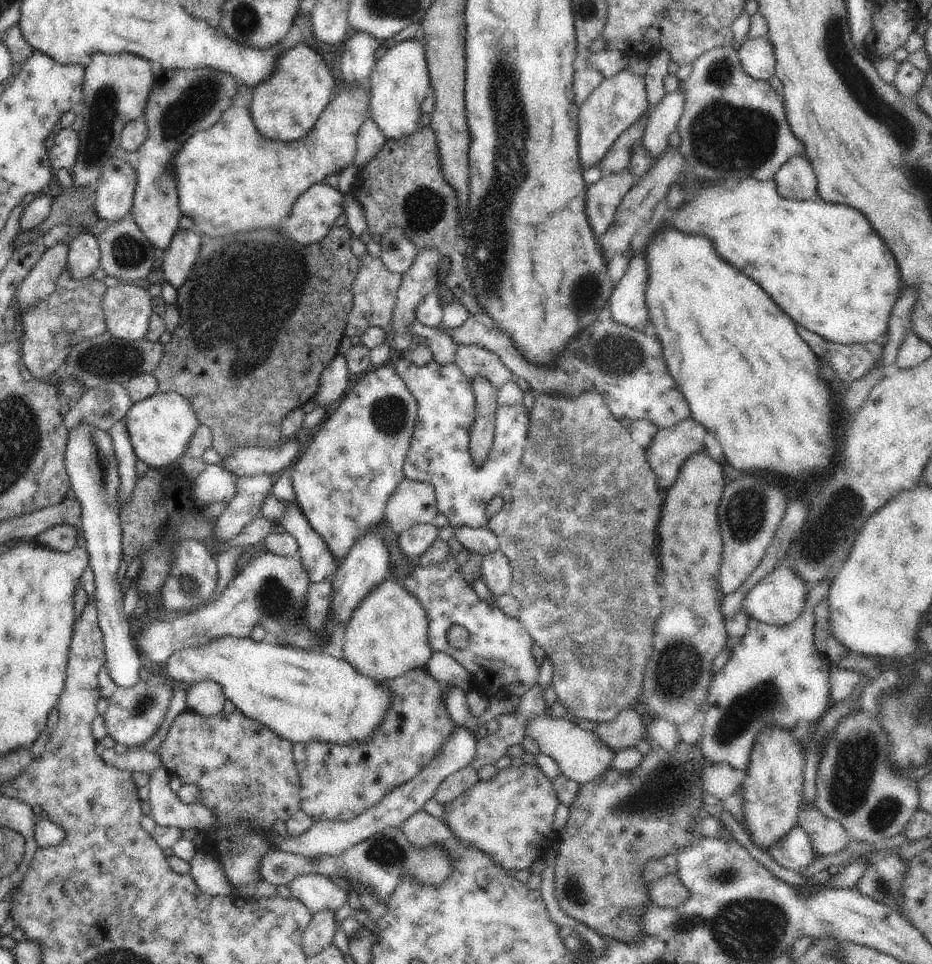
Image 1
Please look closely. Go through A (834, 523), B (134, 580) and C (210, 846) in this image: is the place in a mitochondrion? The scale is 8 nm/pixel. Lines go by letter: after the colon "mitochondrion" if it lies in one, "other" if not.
A: mitochondrion
B: other
C: other

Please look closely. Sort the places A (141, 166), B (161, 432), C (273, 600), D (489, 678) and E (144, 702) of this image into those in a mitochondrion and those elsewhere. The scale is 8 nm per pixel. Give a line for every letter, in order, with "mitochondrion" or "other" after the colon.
A: other
B: other
C: mitochondrion
D: other
E: mitochondrion

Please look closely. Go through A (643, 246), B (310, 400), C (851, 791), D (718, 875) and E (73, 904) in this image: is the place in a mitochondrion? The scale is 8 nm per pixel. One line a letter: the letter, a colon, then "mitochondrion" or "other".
A: other
B: other
C: mitochondrion
D: mitochondrion
E: other

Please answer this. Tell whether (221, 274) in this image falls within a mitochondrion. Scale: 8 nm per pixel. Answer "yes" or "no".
no

